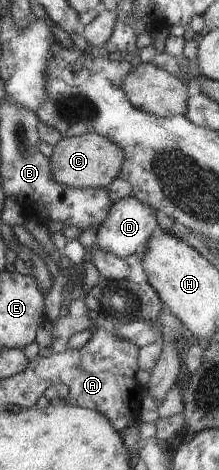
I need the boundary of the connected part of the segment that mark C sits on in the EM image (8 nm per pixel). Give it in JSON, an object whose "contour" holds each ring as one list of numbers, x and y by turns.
{"contour":[[88,132,79,136,67,136,53,147,50,157,51,176,57,183,71,188,102,189,108,188,119,178,125,164,125,151,106,137]]}

